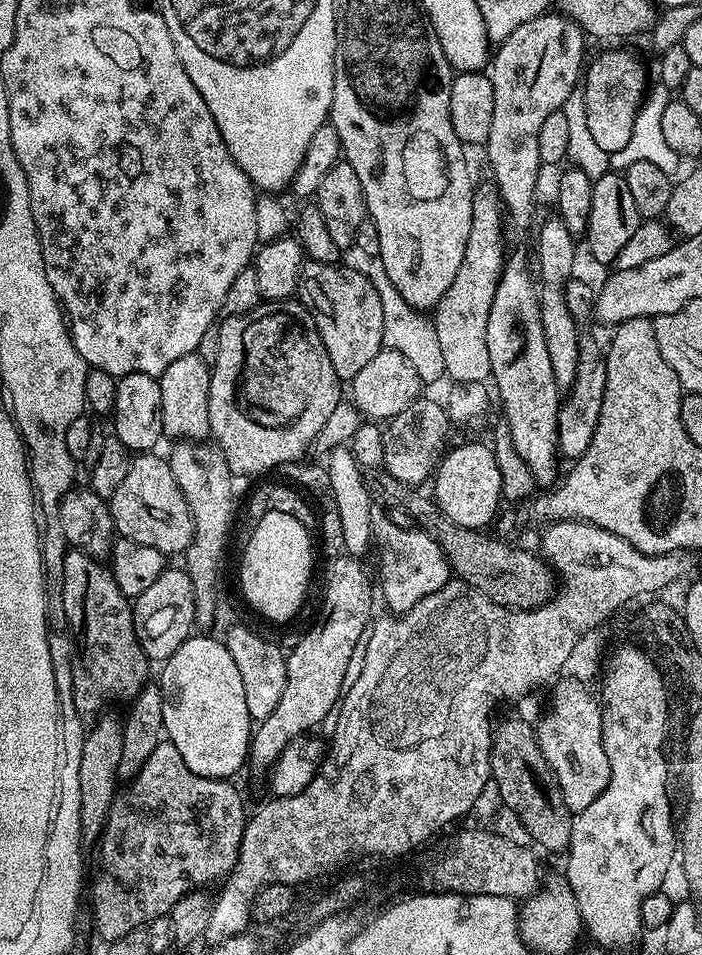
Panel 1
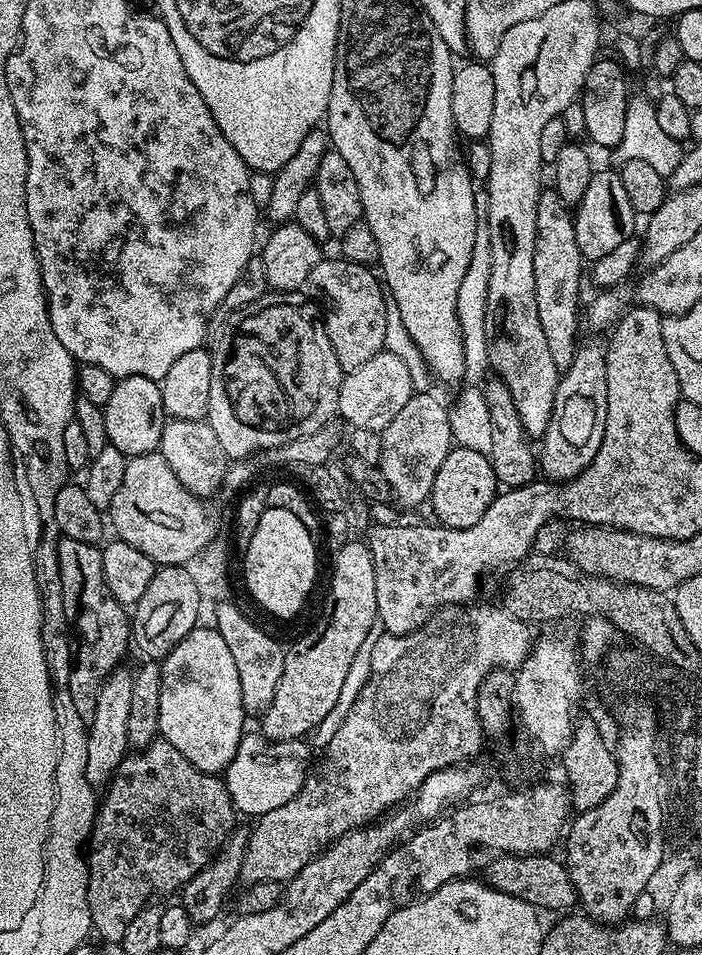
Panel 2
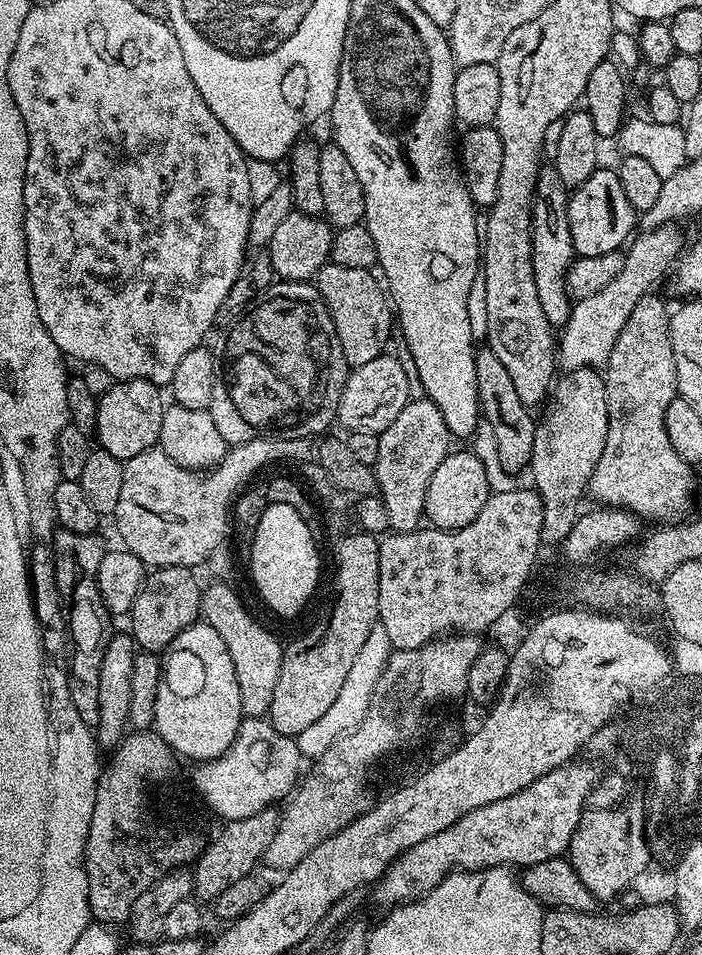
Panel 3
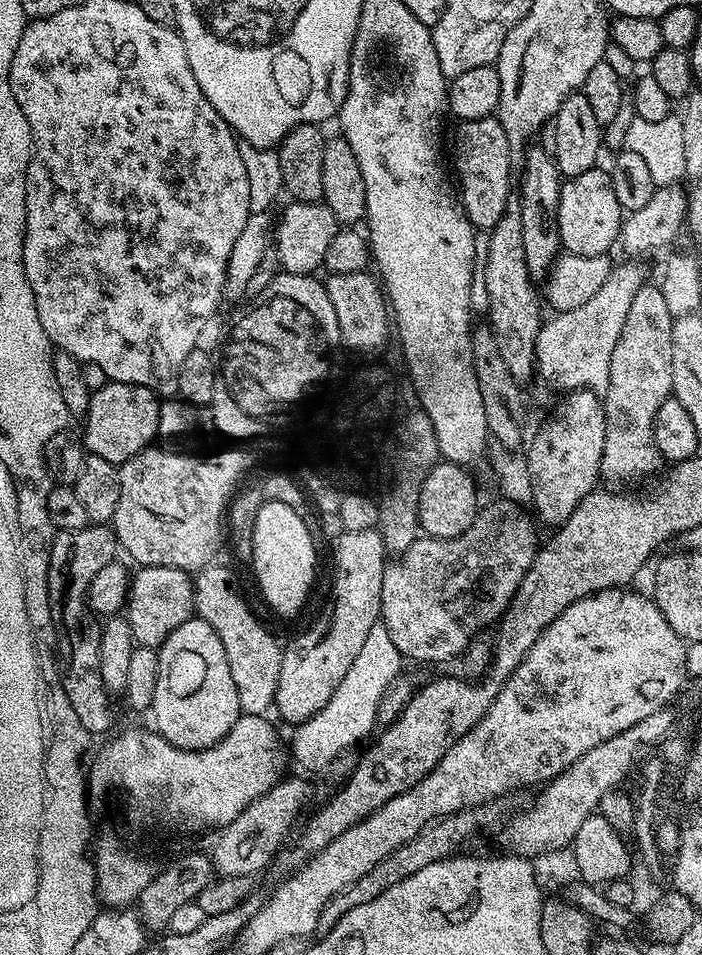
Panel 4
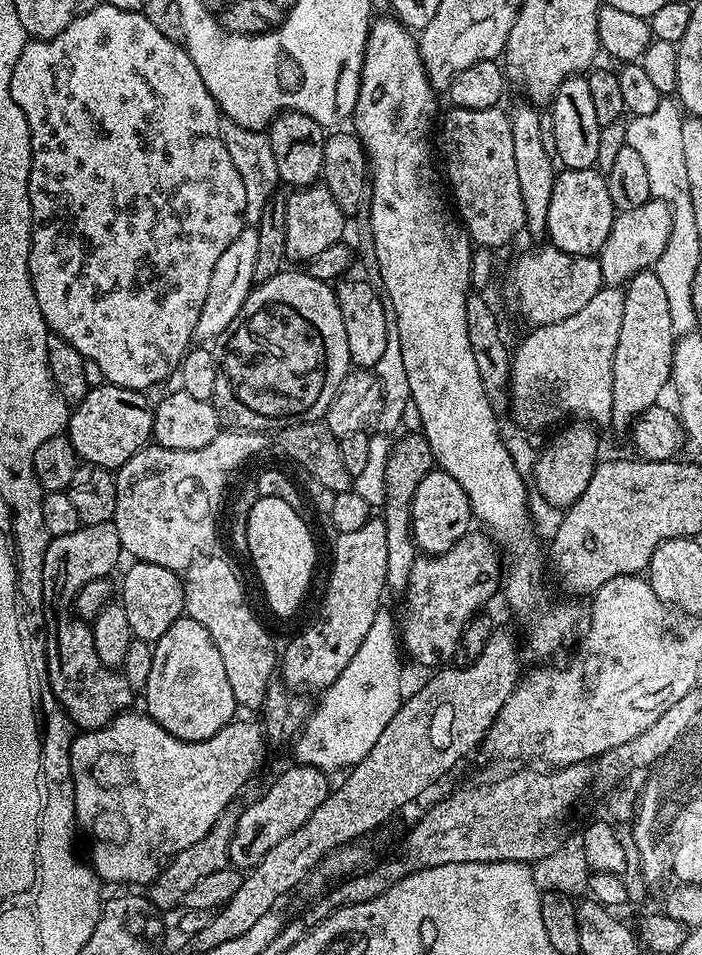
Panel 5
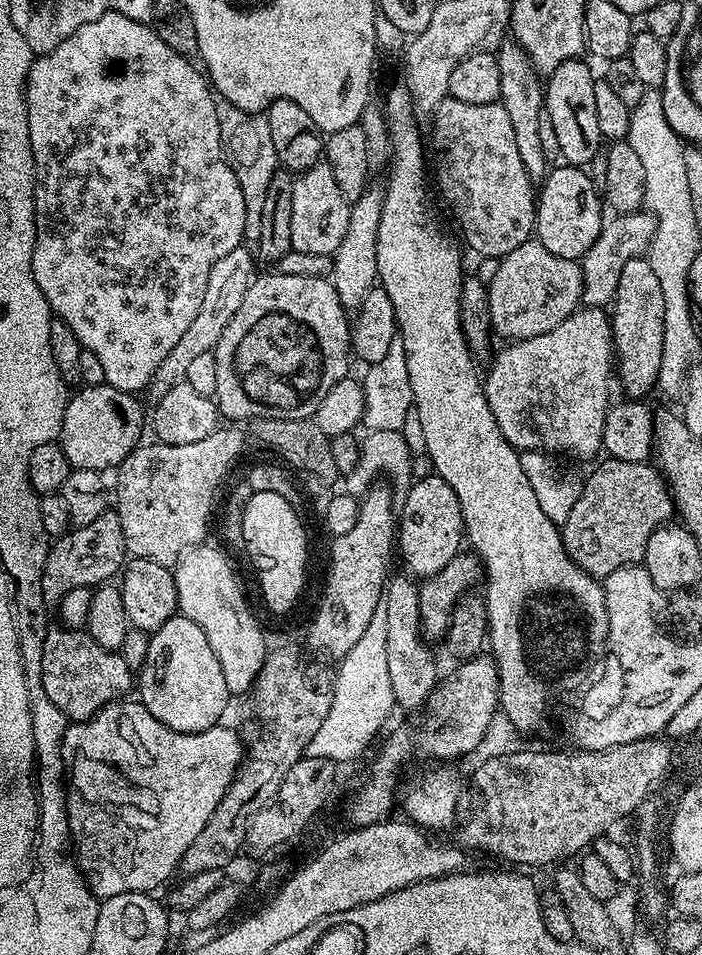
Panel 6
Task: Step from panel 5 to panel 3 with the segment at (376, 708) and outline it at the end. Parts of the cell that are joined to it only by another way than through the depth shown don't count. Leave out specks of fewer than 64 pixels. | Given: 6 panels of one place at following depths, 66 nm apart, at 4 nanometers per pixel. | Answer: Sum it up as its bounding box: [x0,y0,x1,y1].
[295,621,393,760]

